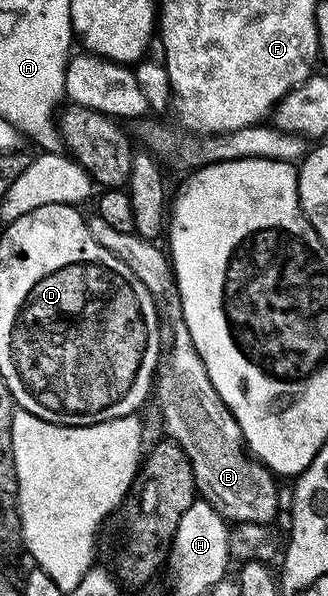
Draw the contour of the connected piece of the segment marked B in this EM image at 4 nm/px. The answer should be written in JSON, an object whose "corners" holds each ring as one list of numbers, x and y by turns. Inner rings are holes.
{"corners":[[181,320,175,321,174,331,168,334,168,349,164,361,156,374,156,398,162,409,162,426,166,429,165,437,171,442,180,444,192,464,194,483,201,501,212,504,221,518,227,523,264,522,273,523,278,514,278,486,275,475,263,466,249,450,242,439,240,424,236,424,236,416,220,400,216,388,212,388,212,380,208,380,208,368,204,368,204,360,196,352,192,344,192,336,188,336,188,328]]}

